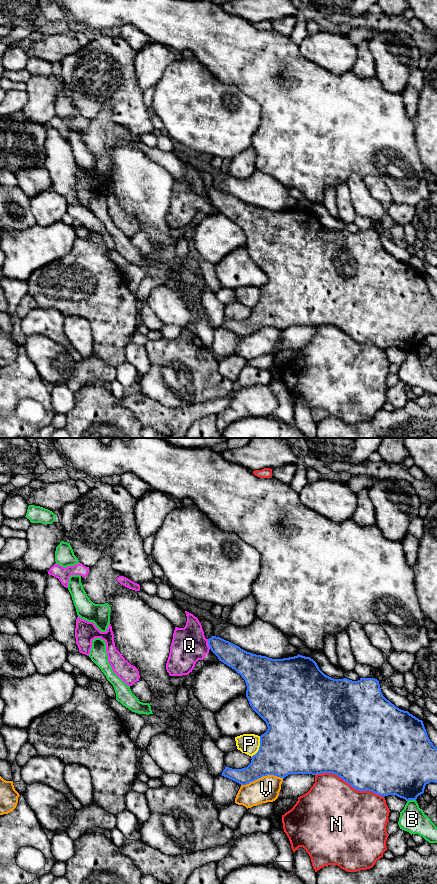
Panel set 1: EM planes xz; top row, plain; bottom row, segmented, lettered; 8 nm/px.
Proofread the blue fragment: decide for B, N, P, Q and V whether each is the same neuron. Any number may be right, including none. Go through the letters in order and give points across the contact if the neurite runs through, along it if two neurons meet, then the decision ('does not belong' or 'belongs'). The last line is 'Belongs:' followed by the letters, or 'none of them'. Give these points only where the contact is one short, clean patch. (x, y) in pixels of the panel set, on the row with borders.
B: does not belong
N: does not belong
P: does not belong
Q: border along xz (207, 639), (207, 644), (210, 648); does not belong
V: does not belong
Belongs: none of them

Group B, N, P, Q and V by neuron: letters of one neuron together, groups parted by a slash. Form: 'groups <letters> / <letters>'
groups B / N / P / Q / V

